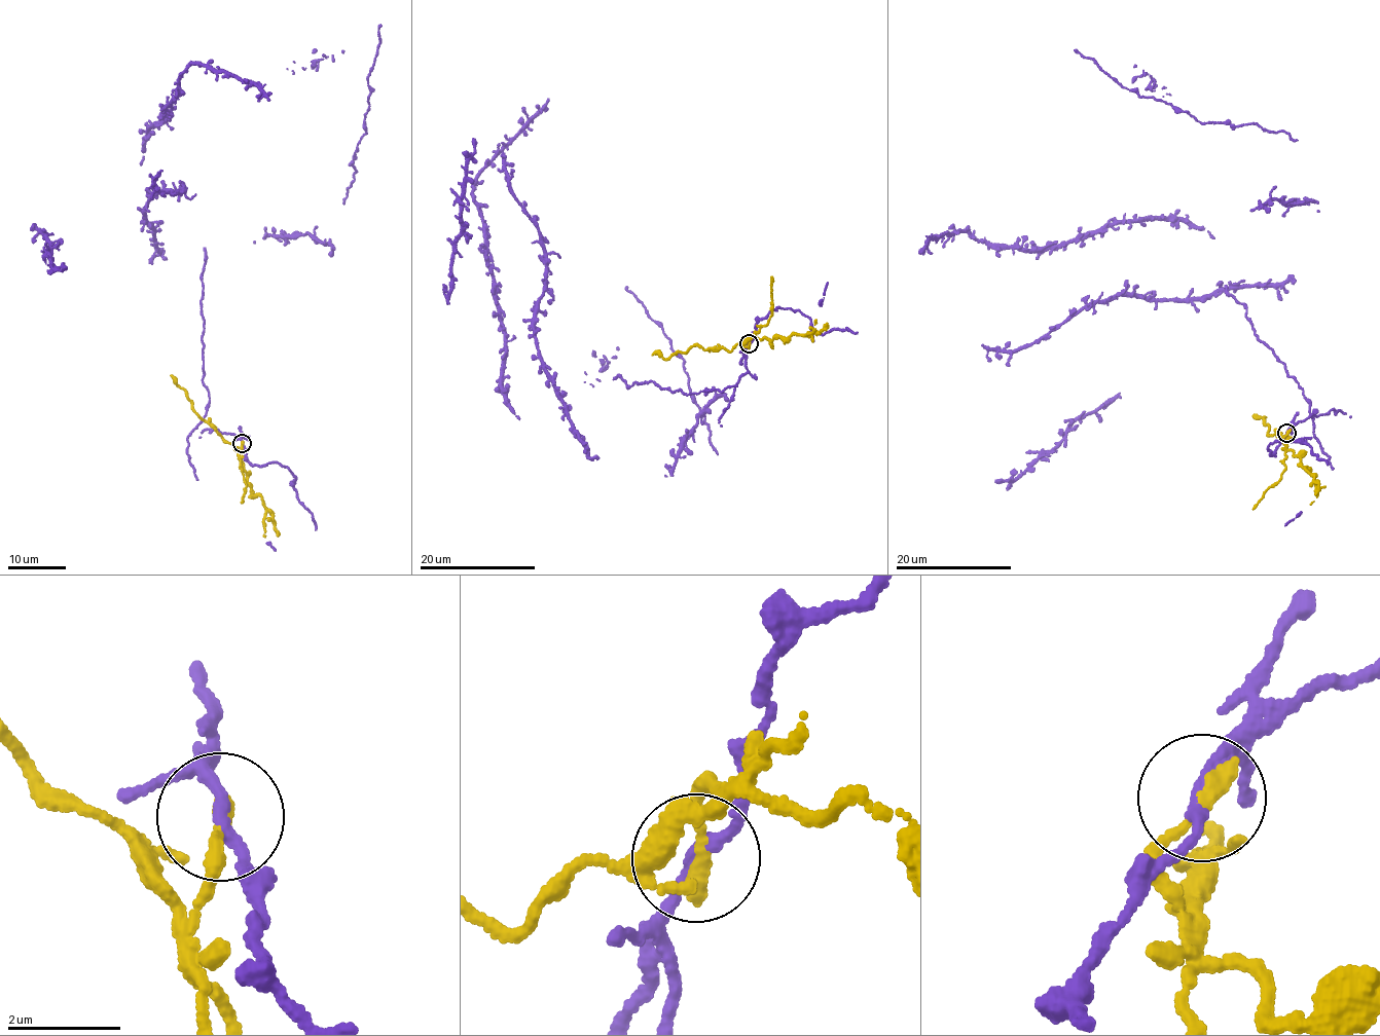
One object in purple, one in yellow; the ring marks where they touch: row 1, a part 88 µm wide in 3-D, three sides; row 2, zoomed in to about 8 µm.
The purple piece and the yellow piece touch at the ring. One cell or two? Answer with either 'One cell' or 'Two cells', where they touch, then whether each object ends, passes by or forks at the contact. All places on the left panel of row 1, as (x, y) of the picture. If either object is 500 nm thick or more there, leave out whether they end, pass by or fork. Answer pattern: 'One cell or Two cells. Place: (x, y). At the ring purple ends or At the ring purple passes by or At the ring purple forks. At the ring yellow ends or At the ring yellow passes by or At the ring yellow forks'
Two cells. Place: (242, 443). At the ring purple passes by. At the ring yellow ends

